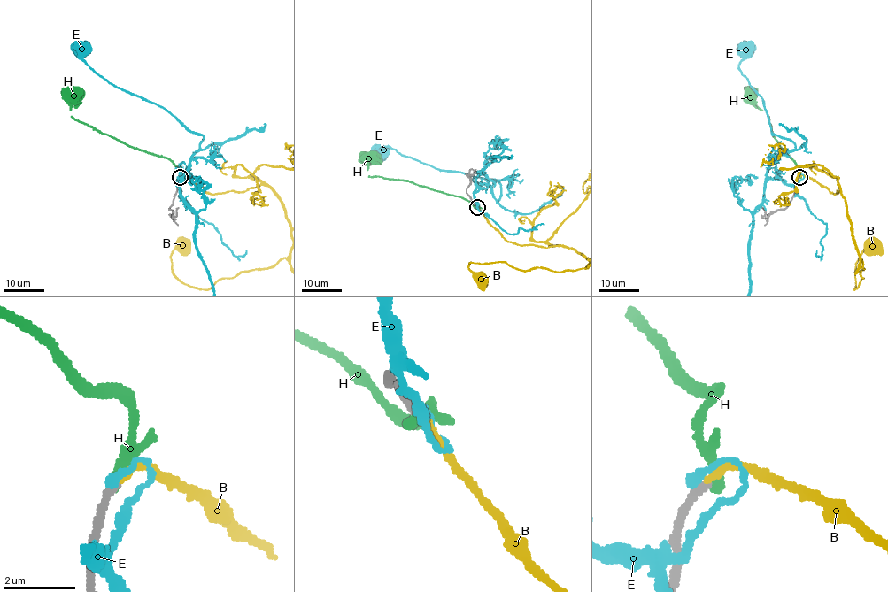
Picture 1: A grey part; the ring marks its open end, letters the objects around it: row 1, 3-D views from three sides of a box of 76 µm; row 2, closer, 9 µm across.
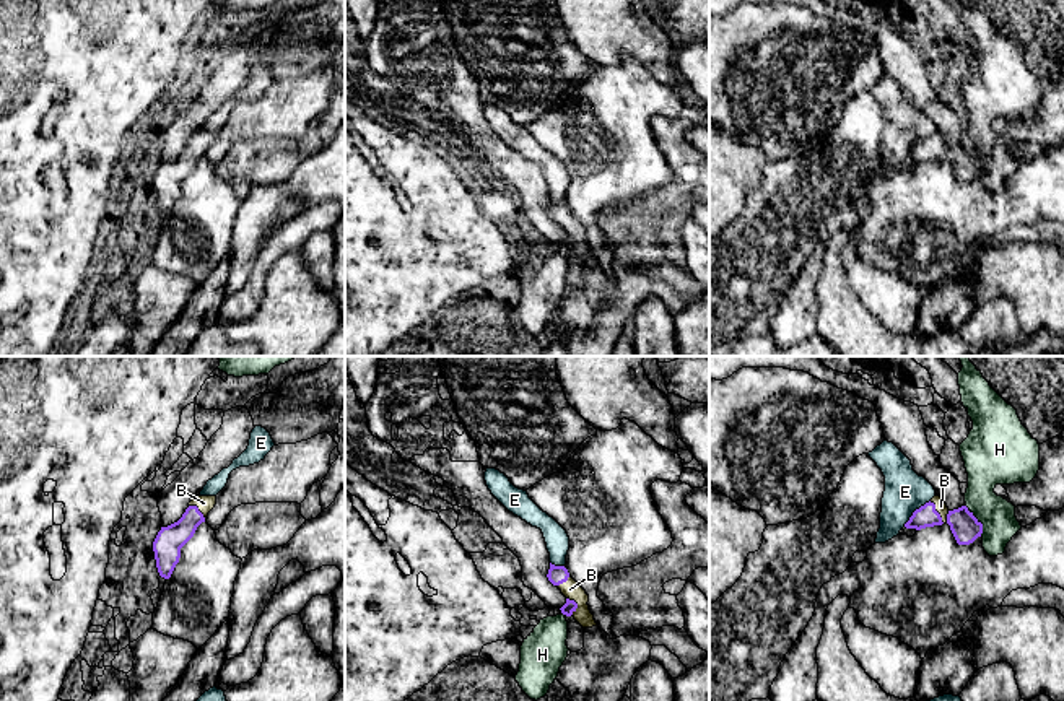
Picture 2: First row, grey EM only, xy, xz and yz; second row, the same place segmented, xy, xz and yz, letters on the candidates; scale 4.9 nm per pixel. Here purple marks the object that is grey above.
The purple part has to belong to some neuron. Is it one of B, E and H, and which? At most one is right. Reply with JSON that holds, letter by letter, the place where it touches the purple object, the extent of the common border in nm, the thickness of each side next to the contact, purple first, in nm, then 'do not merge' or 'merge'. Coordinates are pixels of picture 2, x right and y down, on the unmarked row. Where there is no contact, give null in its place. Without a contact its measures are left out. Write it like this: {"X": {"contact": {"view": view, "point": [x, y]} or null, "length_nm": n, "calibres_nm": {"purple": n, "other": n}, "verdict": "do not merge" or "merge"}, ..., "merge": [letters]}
{"B": {"contact": {"view": "yz", "point": [937, 148]}, "length_nm": 140, "calibres_nm": {"purple": 110, "other": 60}, "verdict": "merge"}, "E": {"contact": {"view": "yz", "point": [915, 147]}, "length_nm": 190, "calibres_nm": {"purple": 110, "other": 200}, "verdict": "do not merge"}, "H": {"contact": {"view": "yz", "point": [981, 160]}, "length_nm": 140, "calibres_nm": {"purple": 140, "other": 180}, "verdict": "do not merge"}, "merge": ["B"]}

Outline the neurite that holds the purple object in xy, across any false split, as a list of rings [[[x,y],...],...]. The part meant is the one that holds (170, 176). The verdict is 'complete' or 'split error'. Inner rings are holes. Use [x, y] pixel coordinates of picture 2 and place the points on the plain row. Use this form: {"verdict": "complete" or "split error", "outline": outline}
{"verdict": "split error", "outline": [[[197,132],[189,138],[189,143],[177,158],[161,163],[153,177],[156,203],[161,213],[171,213],[179,198],[181,184],[194,172],[197,163],[205,158],[215,140],[216,132]]]}

